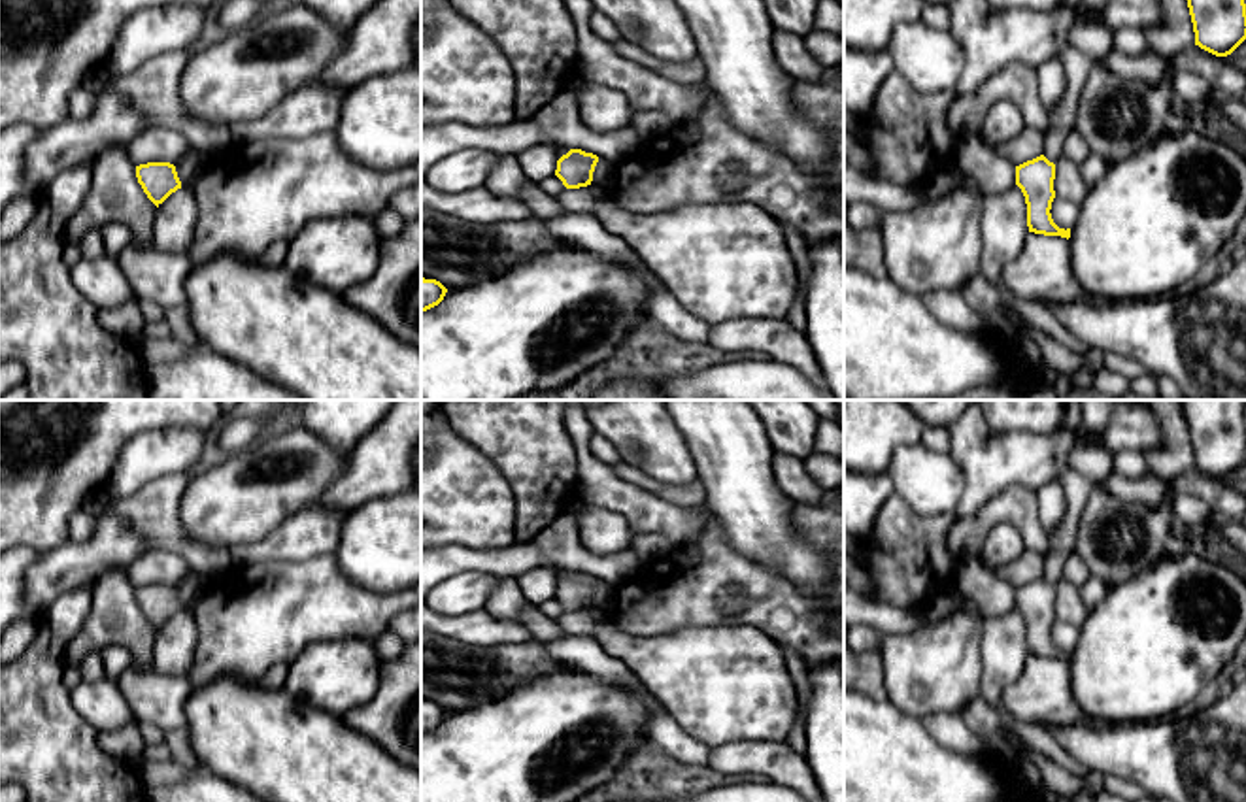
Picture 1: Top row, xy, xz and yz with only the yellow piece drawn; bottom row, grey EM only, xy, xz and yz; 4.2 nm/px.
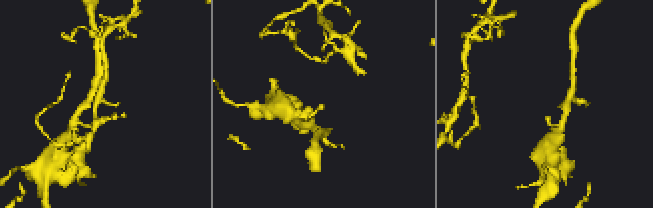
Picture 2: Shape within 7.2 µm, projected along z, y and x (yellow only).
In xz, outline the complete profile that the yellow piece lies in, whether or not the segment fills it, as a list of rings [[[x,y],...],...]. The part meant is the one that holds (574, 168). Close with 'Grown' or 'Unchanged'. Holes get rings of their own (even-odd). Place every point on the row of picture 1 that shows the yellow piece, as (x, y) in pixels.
[[[570,149],[557,160],[555,175],[566,189],[587,187],[593,181],[593,172],[598,157],[581,149]]]. Unchanged

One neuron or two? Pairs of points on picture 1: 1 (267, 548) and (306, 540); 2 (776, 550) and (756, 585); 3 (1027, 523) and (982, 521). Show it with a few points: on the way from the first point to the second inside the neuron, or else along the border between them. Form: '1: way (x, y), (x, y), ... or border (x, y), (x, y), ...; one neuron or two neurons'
1: way (276, 546), (297, 540); one neuron
2: border (729, 544), (756, 561), (771, 565), (807, 589); two neurons
3: way (1016, 514), (993, 514); one neuron

